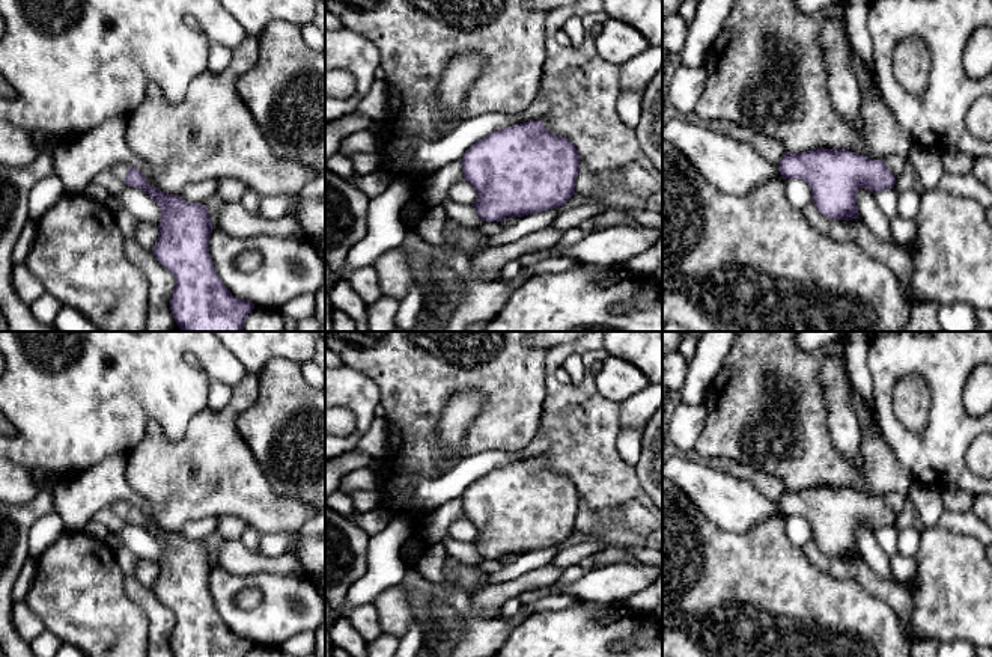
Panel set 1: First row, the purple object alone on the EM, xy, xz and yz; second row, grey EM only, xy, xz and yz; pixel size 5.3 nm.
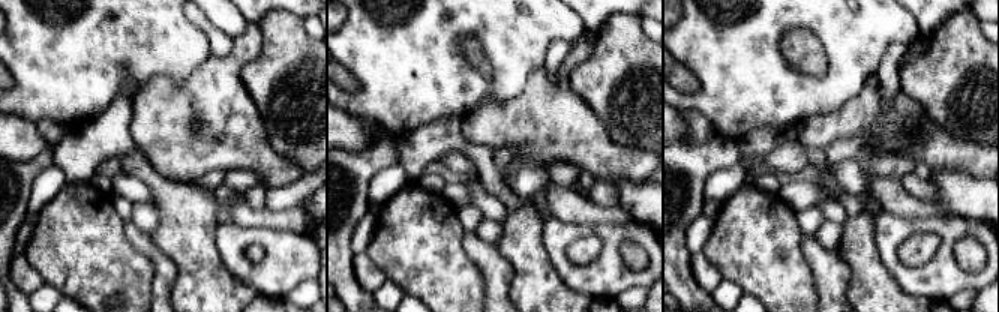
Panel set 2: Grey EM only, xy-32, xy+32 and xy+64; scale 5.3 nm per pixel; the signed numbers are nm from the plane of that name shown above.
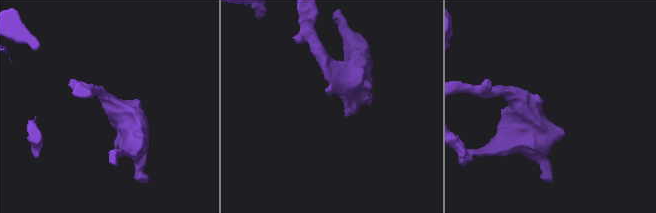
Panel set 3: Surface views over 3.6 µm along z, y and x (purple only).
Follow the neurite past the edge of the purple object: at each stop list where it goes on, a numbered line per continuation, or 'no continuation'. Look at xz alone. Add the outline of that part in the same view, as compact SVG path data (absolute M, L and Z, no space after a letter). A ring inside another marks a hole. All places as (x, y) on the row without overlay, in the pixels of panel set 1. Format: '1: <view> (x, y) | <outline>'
no continuation

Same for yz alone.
no continuation

